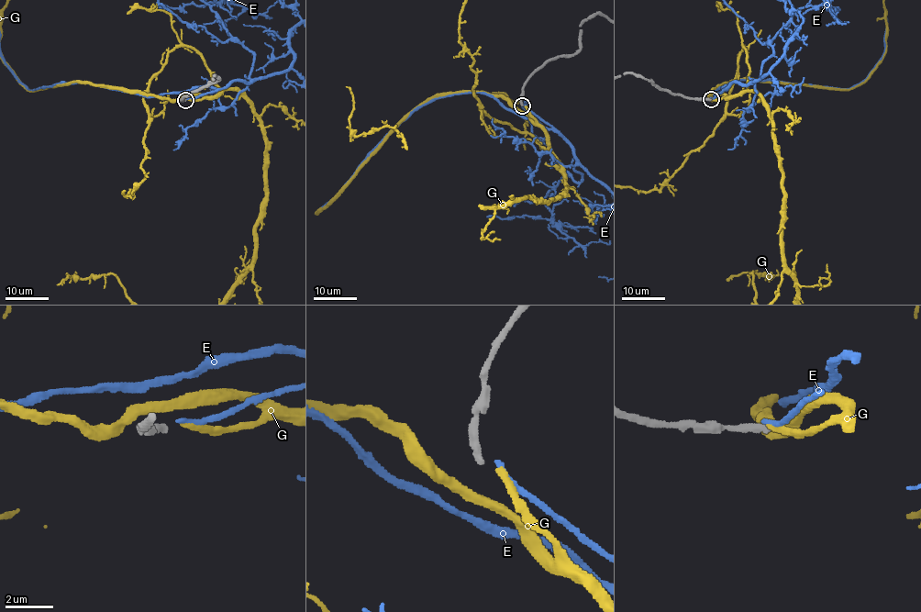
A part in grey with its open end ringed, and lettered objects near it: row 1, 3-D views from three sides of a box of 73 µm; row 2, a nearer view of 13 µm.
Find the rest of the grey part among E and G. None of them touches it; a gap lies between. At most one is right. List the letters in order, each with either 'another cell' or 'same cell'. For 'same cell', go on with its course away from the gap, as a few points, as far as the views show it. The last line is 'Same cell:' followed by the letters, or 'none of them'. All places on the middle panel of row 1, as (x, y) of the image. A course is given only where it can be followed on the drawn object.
E: another cell
G: another cell
Same cell: none of them

